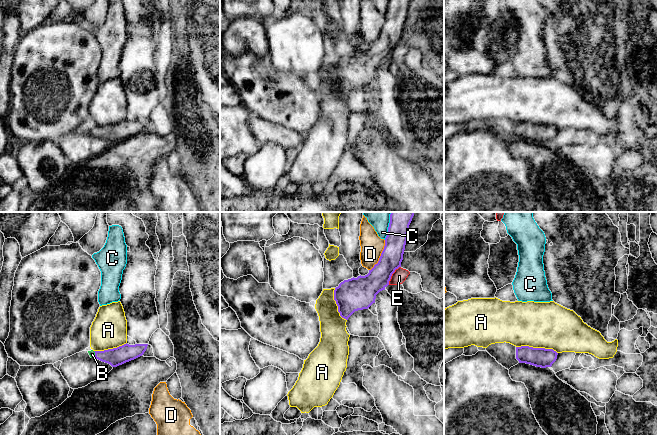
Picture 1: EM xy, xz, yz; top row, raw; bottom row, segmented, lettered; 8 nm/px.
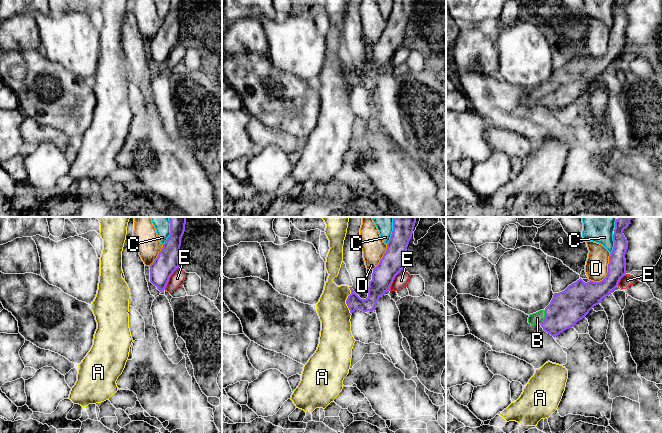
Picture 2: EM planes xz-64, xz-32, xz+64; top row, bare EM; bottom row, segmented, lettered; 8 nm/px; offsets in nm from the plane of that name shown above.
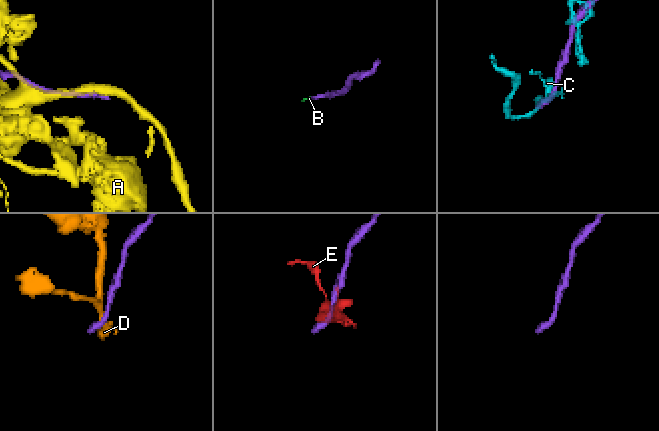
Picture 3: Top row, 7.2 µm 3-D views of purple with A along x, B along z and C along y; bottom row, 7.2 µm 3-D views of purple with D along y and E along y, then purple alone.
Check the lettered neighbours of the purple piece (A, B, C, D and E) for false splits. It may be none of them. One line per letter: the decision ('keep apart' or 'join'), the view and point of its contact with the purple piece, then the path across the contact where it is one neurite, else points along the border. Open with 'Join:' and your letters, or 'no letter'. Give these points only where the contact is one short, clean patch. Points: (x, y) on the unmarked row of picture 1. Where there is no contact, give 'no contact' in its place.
Join: B
A: keep apart | yz (537, 124) | along yz (516, 122), (552, 124), (557, 129)
B: join | xy (95, 130) | across xy (117, 132), (95, 130), (92, 130)
C: keep apart | xz (387, 8)
D: keep apart | xz (381, 31) | along xz (385, 16), (379, 36), (369, 46)
E: keep apart | xz (391, 51) | along xz (400, 42), (392, 50), (388, 60)

